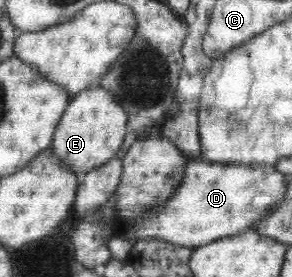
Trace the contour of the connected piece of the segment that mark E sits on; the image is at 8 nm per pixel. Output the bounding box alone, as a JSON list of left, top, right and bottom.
[51,86,127,177]

